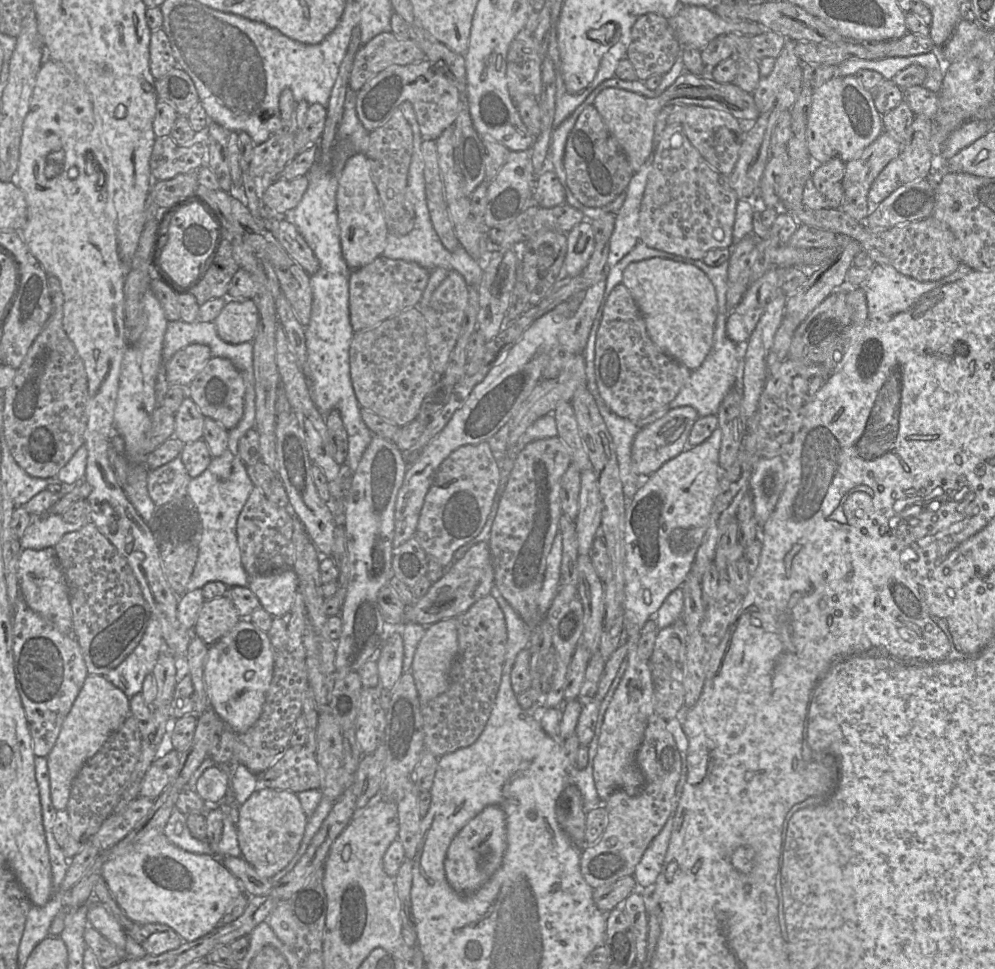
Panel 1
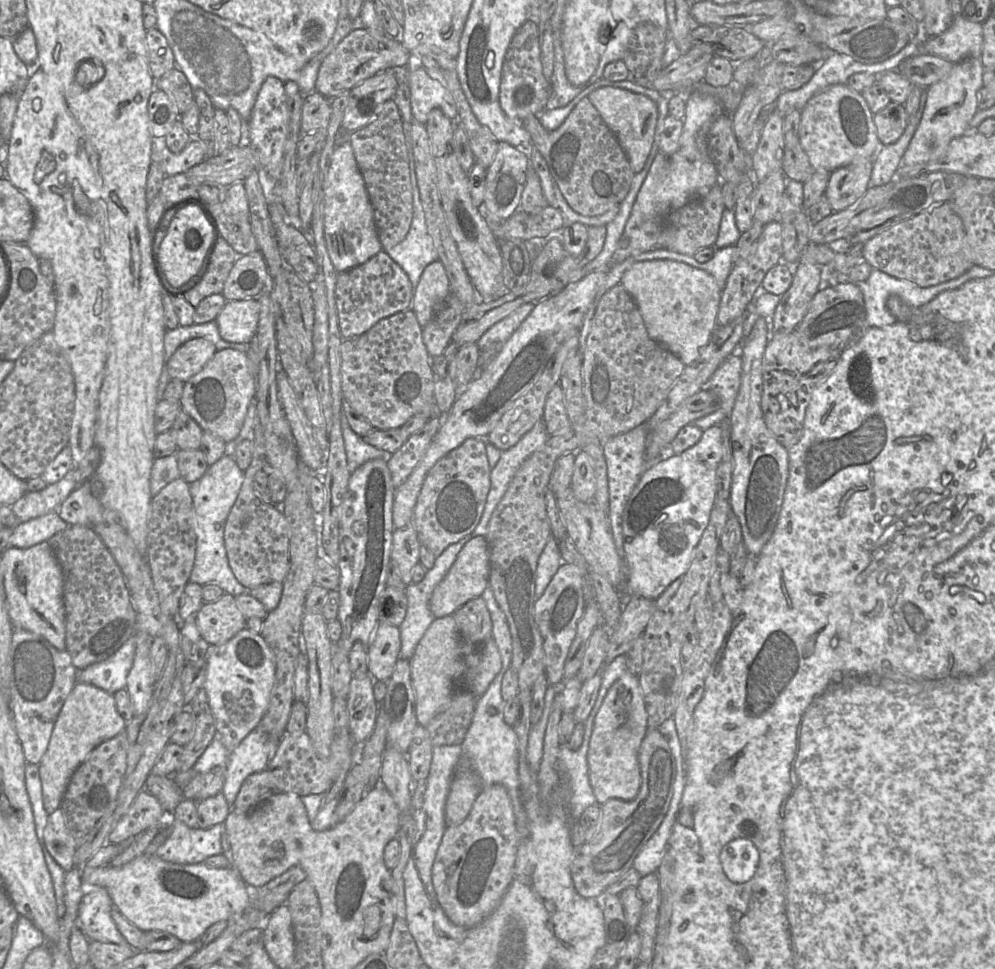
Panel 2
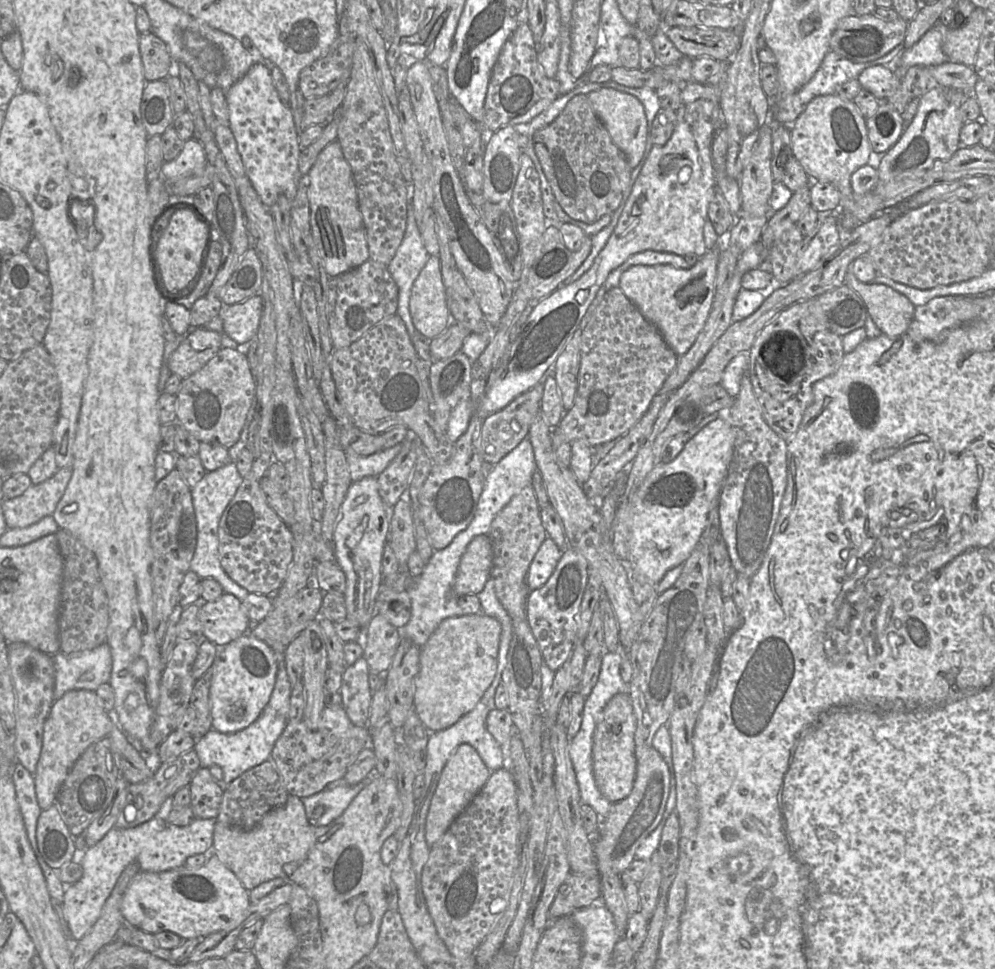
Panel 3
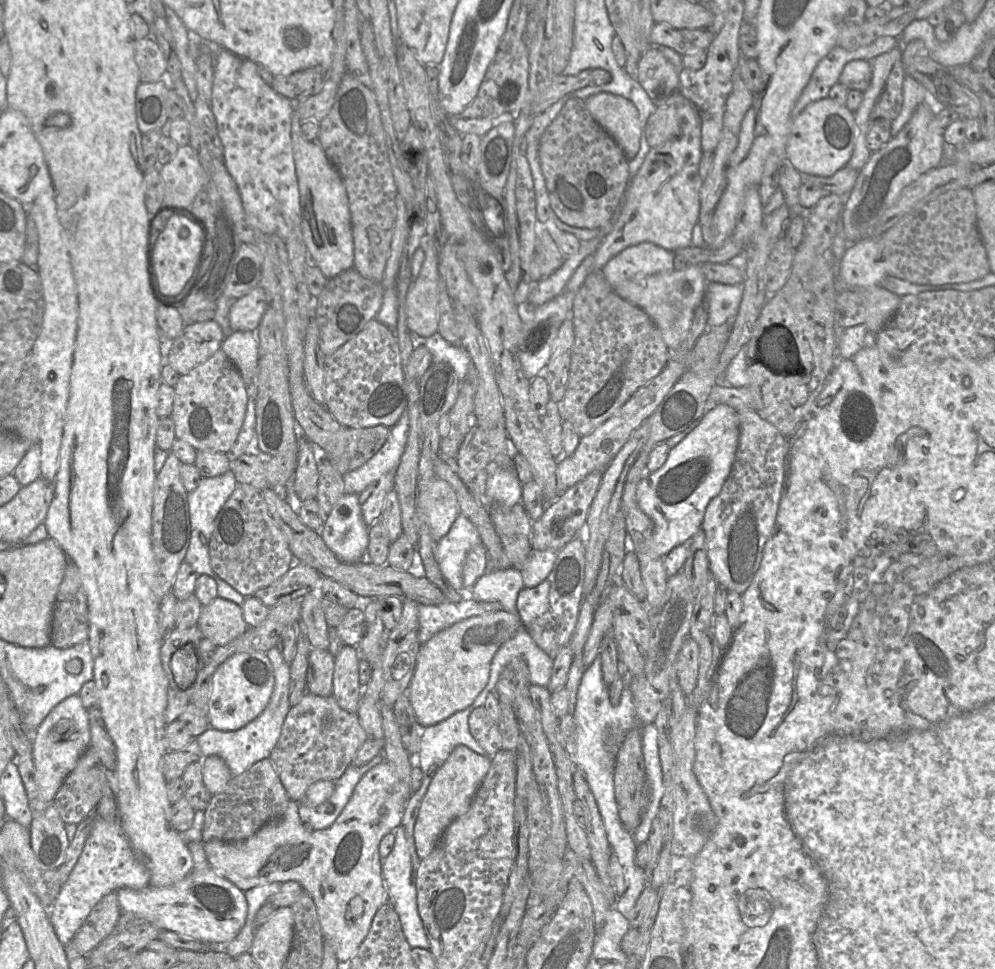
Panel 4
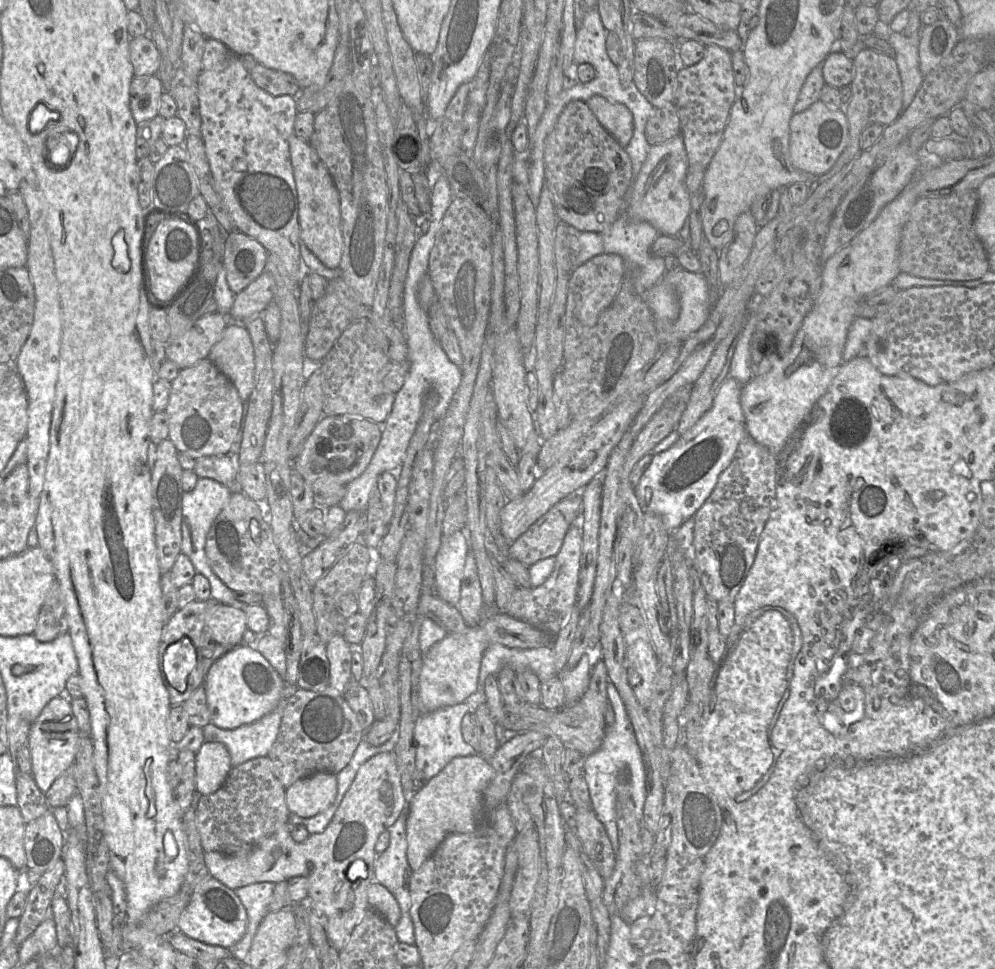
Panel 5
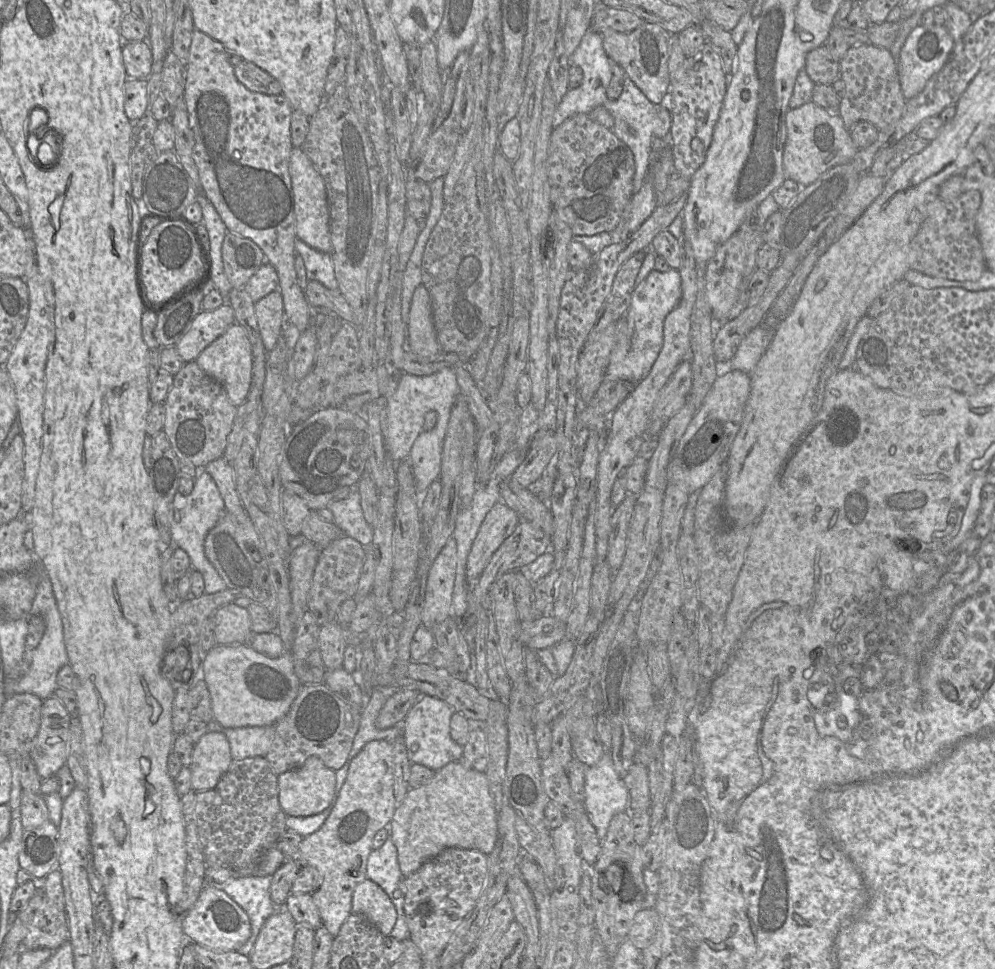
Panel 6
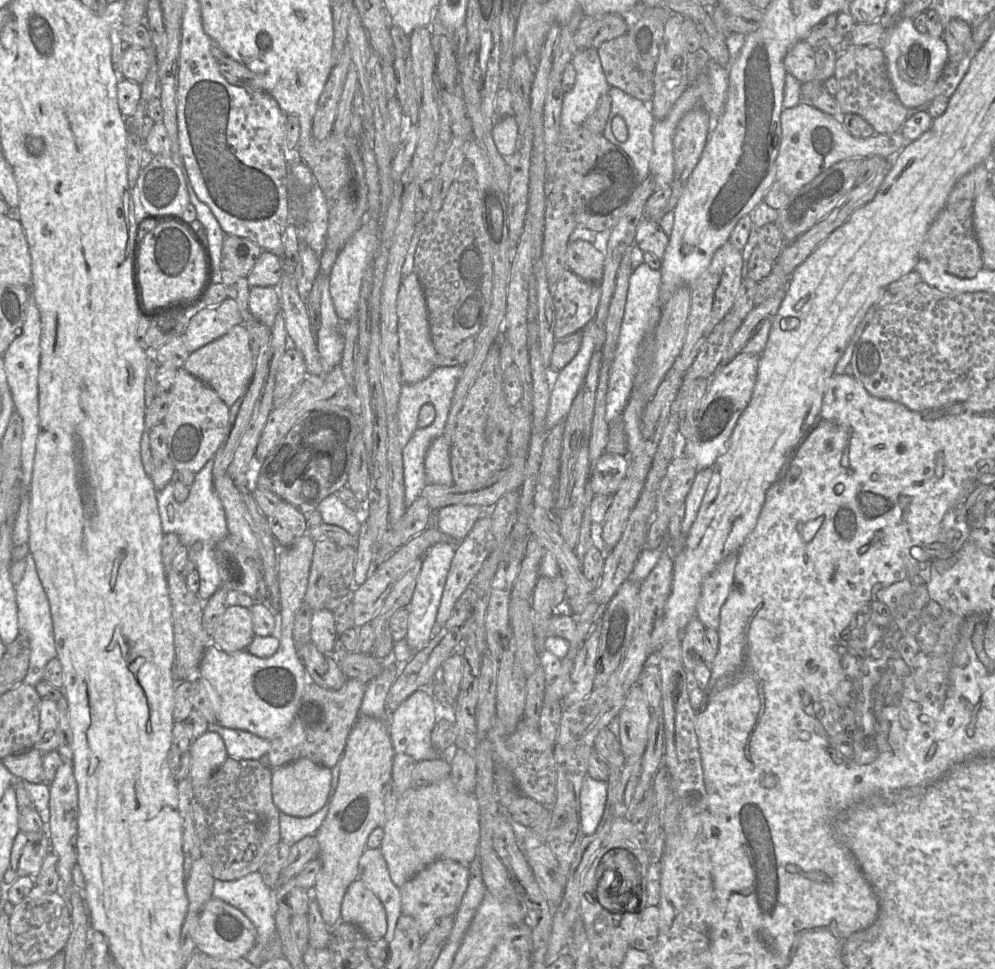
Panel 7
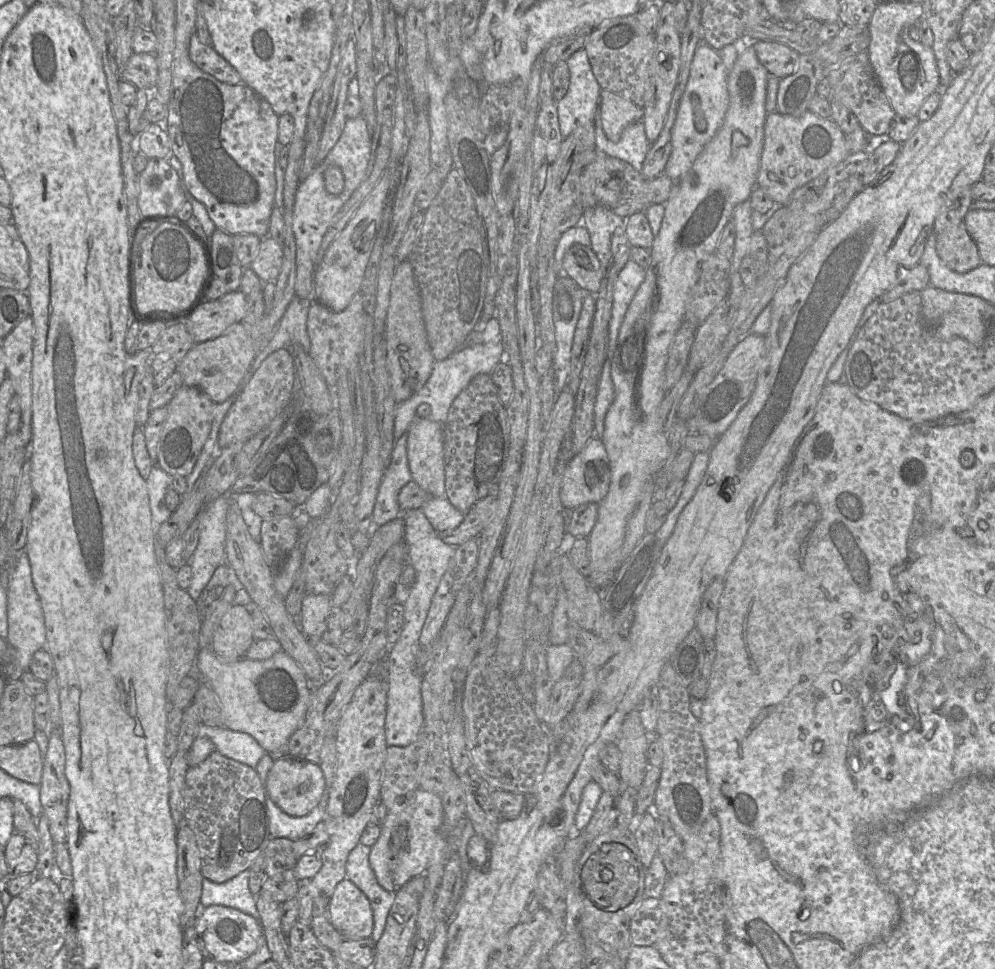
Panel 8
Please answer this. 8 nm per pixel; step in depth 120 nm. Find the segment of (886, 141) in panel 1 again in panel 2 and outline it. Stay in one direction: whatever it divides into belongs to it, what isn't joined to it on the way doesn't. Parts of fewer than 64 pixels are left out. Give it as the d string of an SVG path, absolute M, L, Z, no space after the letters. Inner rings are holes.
M874 158L858 159L852 164L831 172L824 195L834 212L847 209L869 188Z

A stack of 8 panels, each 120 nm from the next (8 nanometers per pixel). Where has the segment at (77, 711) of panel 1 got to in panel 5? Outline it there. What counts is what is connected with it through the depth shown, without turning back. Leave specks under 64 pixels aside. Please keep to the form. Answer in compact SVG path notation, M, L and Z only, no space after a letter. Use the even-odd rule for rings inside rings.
M66 695L53 698L32 724L27 742L31 754L31 774L43 793L47 792L53 782L74 763L80 736L71 701Z

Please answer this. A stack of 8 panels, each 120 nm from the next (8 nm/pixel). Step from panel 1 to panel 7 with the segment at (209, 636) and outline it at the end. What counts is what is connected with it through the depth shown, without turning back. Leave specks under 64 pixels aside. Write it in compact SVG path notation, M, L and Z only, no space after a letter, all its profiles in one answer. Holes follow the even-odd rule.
M228 606L218 620L211 643L223 651L234 652L246 650L254 637L250 610Z

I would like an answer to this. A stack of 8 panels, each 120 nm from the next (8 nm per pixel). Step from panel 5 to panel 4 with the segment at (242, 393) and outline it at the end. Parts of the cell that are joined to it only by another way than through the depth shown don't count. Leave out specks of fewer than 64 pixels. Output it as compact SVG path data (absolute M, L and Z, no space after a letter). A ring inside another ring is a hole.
M233 331L224 338L221 350L238 369L246 386L251 384L259 362L256 331Z

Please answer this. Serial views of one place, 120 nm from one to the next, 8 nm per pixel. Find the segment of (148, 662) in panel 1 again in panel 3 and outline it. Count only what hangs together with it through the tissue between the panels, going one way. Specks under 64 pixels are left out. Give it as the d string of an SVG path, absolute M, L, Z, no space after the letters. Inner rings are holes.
M103 643L94 649L71 654L58 652L52 655L52 660L55 669L54 700L60 699L70 690L95 691L101 684L108 683L111 676L112 656L107 643Z

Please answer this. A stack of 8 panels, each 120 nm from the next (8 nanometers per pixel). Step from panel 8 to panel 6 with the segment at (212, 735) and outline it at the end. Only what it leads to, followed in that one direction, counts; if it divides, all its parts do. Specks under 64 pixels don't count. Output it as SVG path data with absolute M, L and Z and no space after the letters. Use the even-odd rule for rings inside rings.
M212 720L207 723L207 730L225 734L230 744L232 760L242 760L265 757L274 740L275 726L224 728Z

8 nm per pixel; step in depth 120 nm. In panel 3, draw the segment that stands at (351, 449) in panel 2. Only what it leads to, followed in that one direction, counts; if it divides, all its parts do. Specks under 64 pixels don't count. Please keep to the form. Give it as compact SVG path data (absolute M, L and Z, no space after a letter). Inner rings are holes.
M399 443L389 449L380 450L367 456L346 453L352 482L359 481L368 476L377 477L398 455L401 448L402 443Z

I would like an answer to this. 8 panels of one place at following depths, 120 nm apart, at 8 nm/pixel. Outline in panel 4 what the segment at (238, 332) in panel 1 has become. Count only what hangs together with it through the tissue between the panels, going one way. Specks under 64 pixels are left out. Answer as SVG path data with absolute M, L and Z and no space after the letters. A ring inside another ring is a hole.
M260 285L247 295L238 298L229 311L229 325L232 331L256 331L267 309L267 296Z

